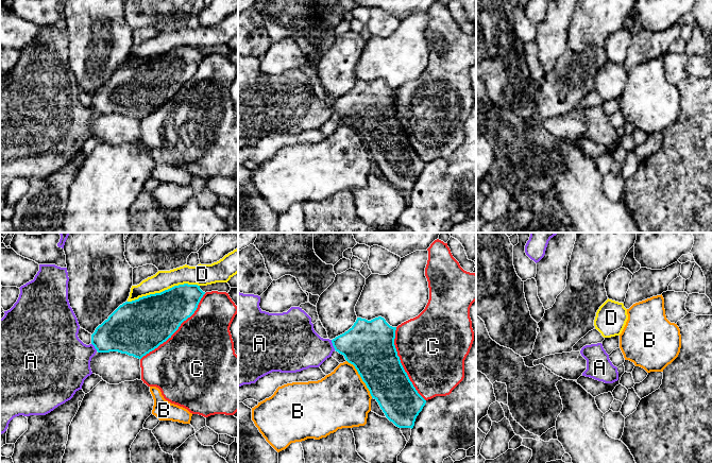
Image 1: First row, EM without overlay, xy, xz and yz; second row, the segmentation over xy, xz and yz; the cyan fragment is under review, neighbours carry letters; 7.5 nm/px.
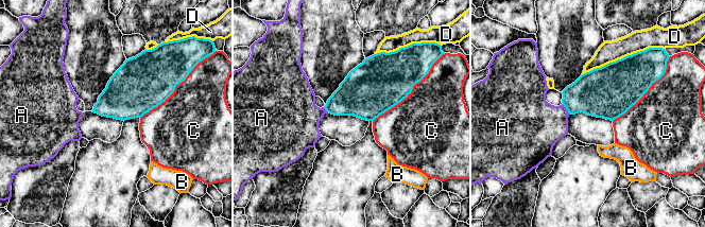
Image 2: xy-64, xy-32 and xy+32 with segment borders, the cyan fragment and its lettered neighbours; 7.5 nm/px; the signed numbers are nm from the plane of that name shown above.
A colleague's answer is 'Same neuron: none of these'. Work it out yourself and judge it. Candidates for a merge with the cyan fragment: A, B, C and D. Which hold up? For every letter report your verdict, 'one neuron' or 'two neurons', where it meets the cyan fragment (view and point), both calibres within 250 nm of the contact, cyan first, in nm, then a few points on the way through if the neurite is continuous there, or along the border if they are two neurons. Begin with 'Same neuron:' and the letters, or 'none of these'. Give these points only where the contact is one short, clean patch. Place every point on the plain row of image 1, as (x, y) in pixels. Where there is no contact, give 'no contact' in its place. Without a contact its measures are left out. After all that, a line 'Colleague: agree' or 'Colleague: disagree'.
Same neuron: none of these
A: two neurons | xz (333, 107) | 360/340 nm | along xz (331, 102), (335, 112)
B: two neurons | xz (361, 140) | 380/420 nm
C: two neurons | xy (176, 91) | 380/500 nm
D: two neurons | xy (163, 53) | 380/150 nm
Colleague: agree

